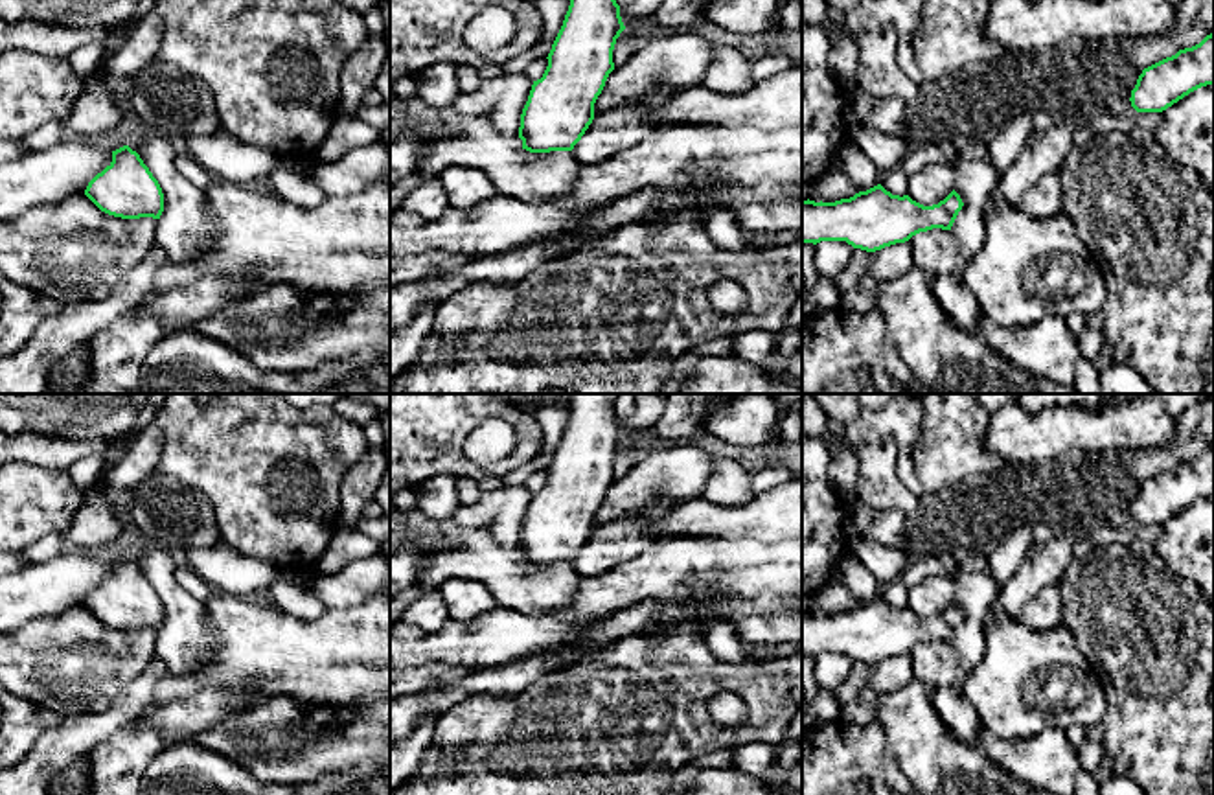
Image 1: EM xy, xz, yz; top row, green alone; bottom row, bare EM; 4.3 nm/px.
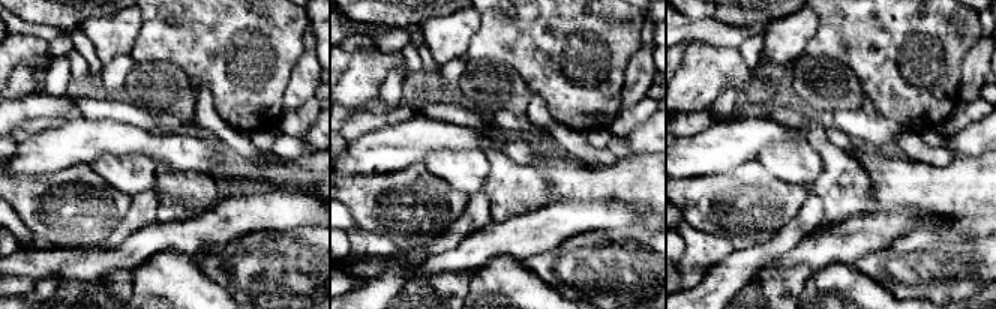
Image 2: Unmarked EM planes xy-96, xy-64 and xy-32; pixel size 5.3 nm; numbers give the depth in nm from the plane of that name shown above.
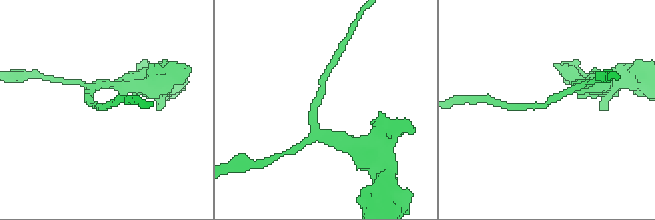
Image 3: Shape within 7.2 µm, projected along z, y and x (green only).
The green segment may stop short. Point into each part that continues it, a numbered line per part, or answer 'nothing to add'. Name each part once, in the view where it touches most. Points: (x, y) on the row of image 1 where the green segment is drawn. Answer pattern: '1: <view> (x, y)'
nothing to add

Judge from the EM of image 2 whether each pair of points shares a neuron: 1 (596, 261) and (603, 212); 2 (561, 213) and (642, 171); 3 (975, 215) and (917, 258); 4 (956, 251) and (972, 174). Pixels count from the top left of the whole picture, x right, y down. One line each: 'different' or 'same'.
1: different
2: different
3: different
4: different

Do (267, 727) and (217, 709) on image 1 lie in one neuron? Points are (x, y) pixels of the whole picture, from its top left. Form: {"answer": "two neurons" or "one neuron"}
{"answer": "two neurons"}

